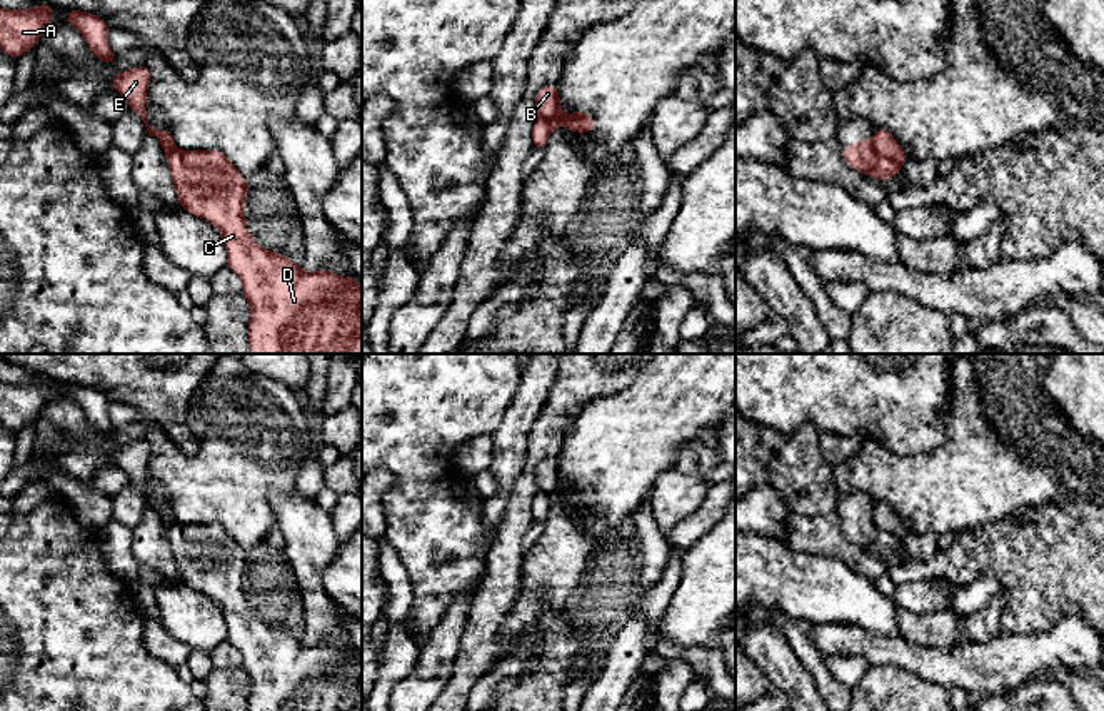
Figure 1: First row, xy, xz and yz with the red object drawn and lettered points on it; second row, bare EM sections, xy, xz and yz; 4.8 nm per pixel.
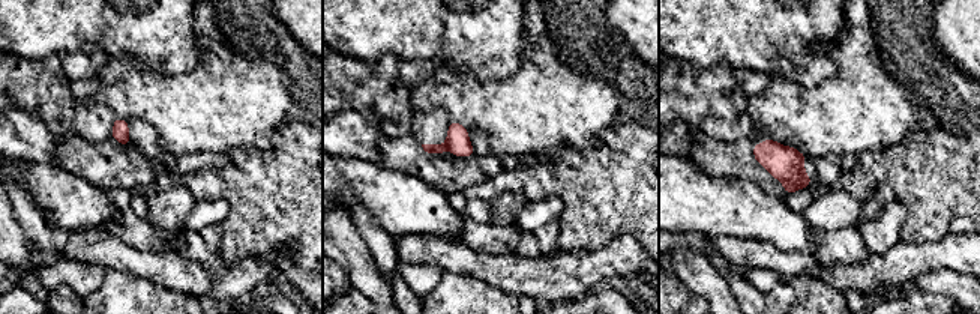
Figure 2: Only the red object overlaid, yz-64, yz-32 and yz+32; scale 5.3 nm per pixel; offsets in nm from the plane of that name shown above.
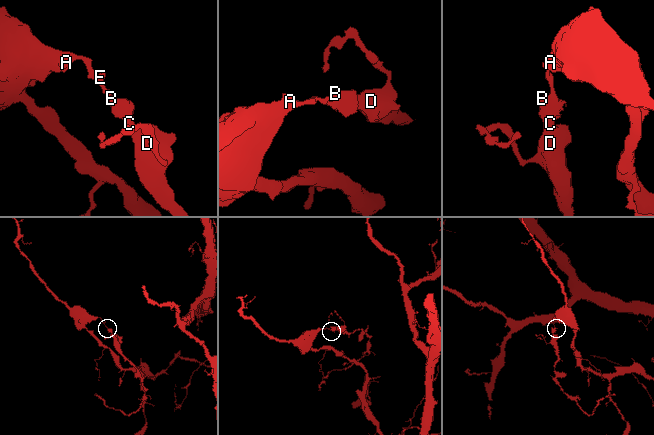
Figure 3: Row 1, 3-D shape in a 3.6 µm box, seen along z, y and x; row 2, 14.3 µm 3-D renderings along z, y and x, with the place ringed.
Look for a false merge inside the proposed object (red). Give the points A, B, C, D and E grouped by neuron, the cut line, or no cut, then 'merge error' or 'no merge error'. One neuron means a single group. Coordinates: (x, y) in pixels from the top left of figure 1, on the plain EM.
A E / B C D; cut in yz along (869, 514), (879, 528), (901, 539); merge error

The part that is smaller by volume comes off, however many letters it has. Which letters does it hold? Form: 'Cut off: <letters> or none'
Cut off: B, C, D

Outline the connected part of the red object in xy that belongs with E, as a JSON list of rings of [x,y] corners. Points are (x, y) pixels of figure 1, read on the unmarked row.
[[[138,439],[130,444],[115,447],[112,451],[112,462],[128,476],[130,484],[137,486],[142,491],[147,506],[158,512],[162,524],[167,529],[170,524],[175,522],[175,514],[170,507],[170,502],[165,501],[162,506],[157,506],[153,501],[148,499],[148,491],[145,486],[150,454],[150,442],[147,442],[145,439]]]

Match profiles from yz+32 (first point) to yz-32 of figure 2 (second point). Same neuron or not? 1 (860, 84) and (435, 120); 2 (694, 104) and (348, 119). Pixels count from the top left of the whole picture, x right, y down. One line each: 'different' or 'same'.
1: different
2: different

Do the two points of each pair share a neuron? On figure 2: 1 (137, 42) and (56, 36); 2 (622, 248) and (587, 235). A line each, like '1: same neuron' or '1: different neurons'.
1: same neuron
2: different neurons

